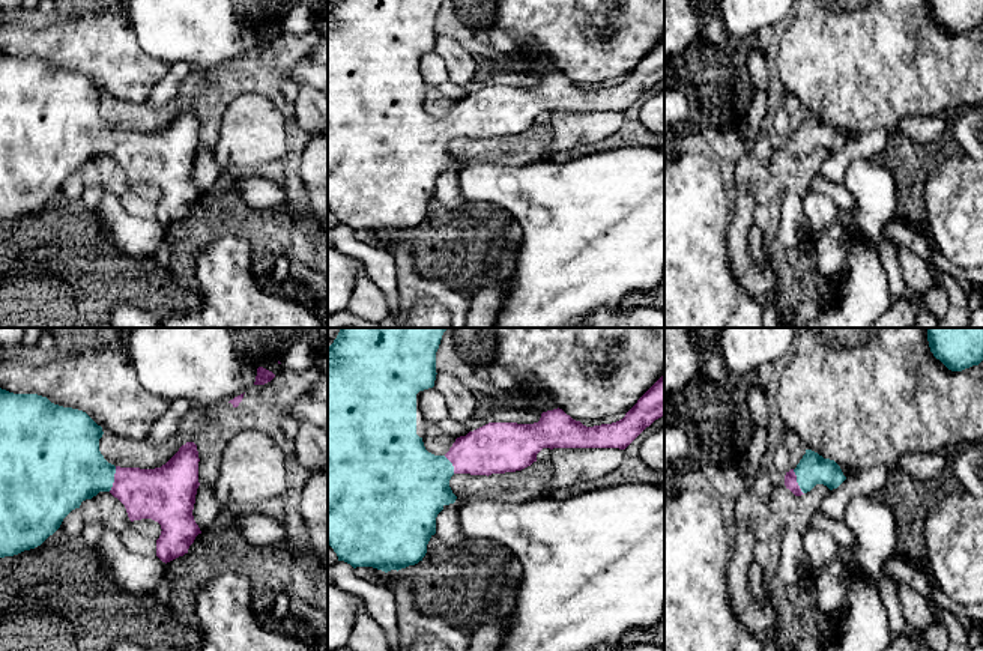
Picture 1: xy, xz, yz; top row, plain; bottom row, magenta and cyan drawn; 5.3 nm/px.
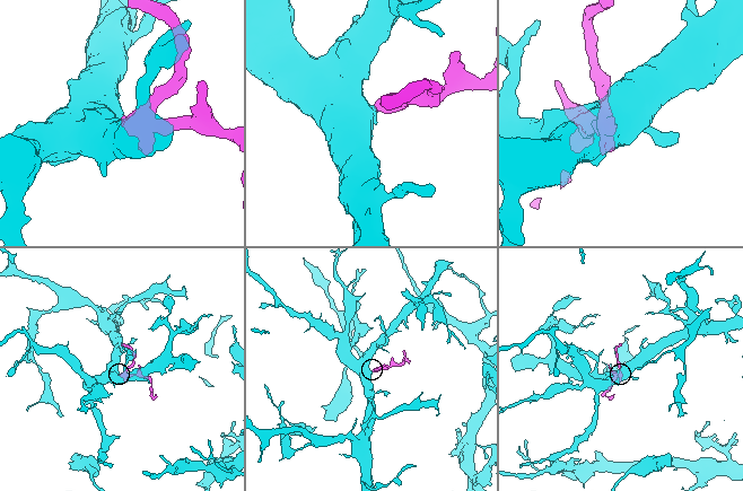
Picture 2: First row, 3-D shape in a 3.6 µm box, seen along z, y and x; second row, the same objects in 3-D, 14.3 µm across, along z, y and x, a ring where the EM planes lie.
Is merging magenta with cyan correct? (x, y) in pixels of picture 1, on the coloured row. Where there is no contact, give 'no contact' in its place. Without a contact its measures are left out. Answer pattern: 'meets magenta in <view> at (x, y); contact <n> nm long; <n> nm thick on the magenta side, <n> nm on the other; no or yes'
meets magenta in xy at (114, 478); contact 140 nm long; 280 nm thick on the magenta side, 380 nm on the other; yes

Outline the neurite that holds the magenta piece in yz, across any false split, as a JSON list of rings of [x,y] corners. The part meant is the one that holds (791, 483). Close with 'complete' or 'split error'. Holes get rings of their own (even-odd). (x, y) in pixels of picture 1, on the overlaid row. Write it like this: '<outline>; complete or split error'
[[[812,450],[800,460],[795,469],[785,475],[785,486],[795,496],[810,492],[816,484],[824,484],[830,490],[837,489],[848,477],[849,469],[834,460],[824,459]]]; split error

